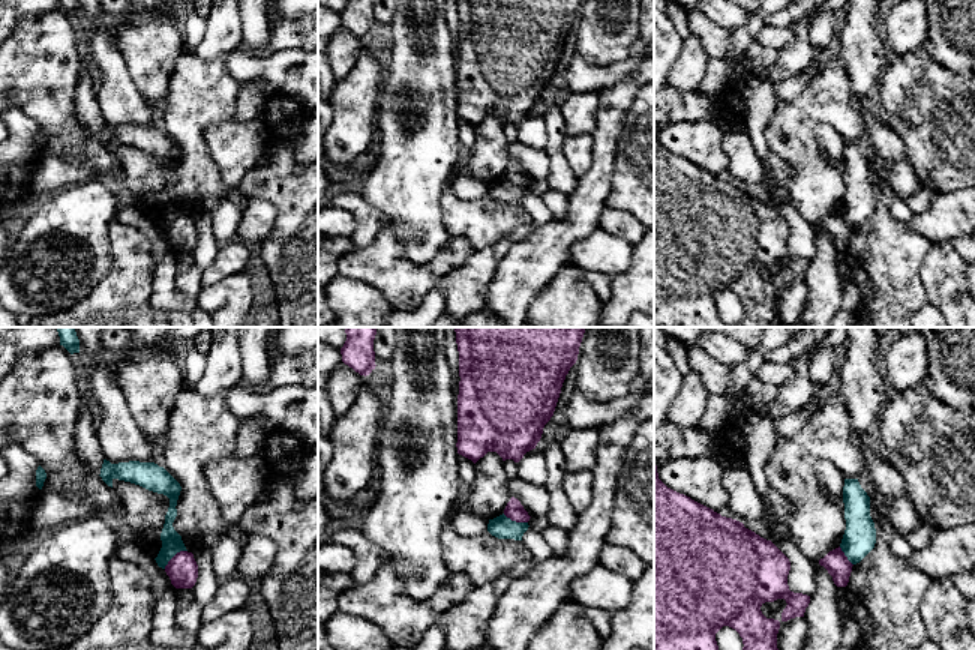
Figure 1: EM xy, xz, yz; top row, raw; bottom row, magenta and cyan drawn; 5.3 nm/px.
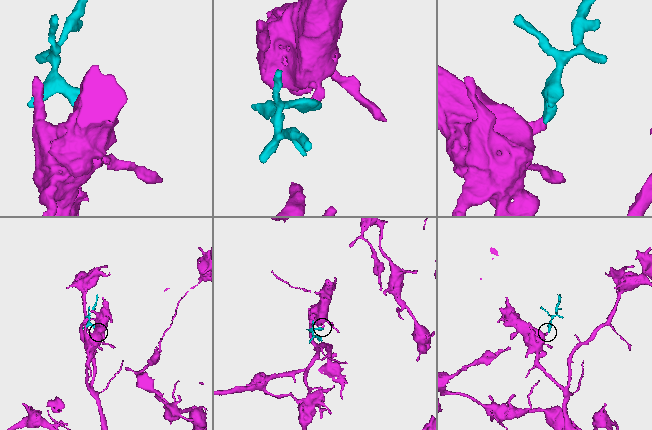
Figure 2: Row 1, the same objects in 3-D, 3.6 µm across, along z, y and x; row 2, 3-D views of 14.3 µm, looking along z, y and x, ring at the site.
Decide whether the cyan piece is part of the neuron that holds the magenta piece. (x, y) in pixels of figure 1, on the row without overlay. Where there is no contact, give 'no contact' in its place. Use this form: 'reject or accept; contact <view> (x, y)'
reject; contact xy (174, 219)

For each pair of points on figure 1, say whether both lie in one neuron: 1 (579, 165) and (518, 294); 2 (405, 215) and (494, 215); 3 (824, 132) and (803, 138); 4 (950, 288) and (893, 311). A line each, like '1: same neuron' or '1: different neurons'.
1: different neurons
2: different neurons
3: different neurons
4: different neurons

